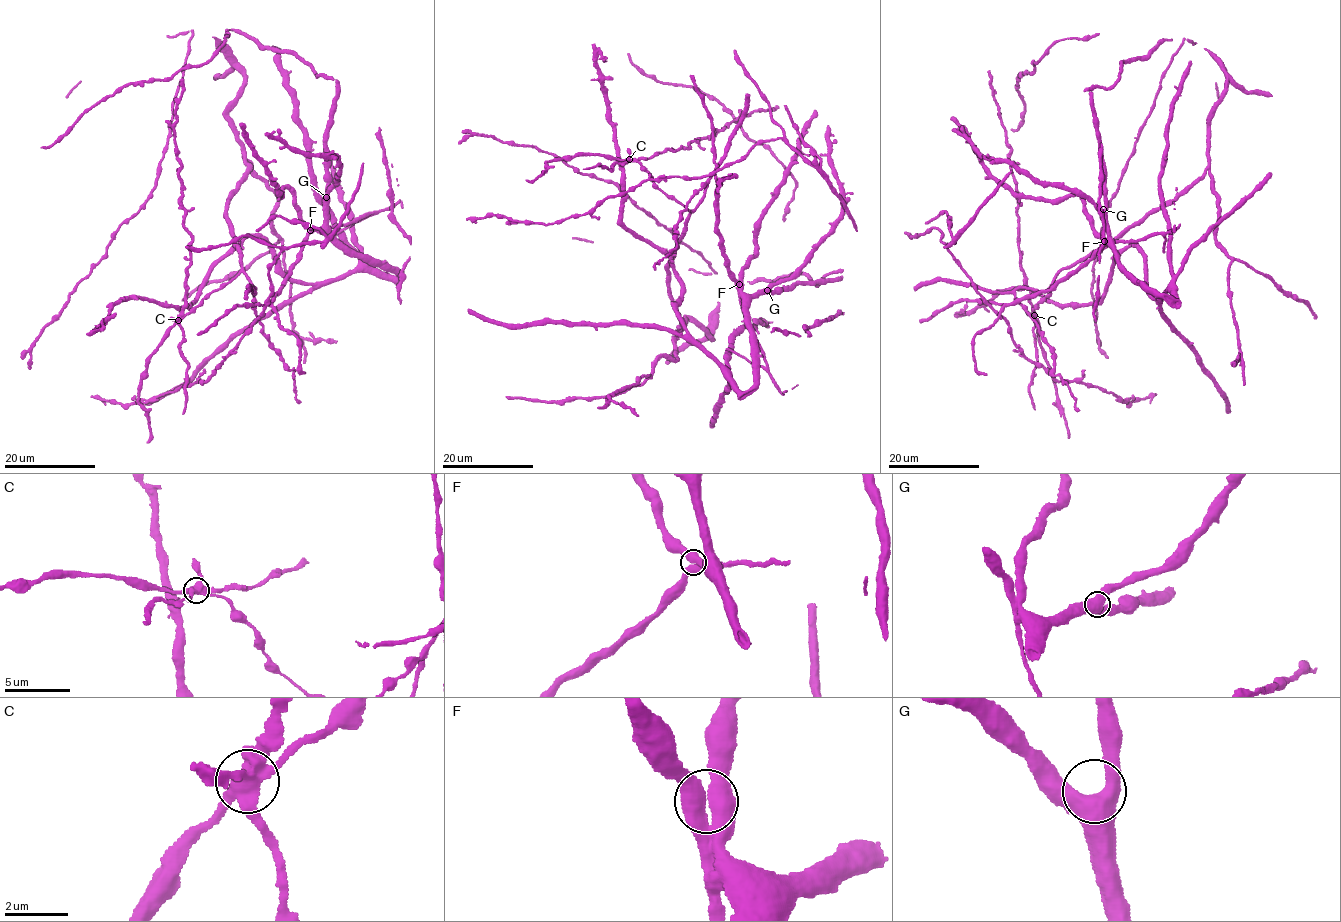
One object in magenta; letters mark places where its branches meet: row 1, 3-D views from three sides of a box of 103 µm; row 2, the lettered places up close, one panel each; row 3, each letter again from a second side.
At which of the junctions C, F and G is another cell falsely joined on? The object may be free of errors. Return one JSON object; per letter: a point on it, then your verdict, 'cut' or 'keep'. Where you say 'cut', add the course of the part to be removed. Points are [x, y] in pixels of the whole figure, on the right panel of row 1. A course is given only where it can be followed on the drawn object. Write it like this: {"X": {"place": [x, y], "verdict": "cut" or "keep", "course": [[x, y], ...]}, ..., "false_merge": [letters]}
{"C": {"place": [1034, 315], "verdict": "cut", "course": [[1034, 315], [1030, 289], [1020, 266], [1017, 189], [1010, 161], [1010, 146], [993, 98], [989, 70]]}, "F": {"place": [1104, 241], "verdict": "keep"}, "G": {"place": [1103, 209], "verdict": "keep"}, "false_merge": ["C"]}

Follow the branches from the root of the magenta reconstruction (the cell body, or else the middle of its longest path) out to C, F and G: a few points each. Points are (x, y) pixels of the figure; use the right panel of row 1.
C: (1134, 247), (1129, 245), (1116, 251), (1111, 243), (1107, 243), (1059, 271), (1049, 293), (1035, 304), (1034, 315)
F: (1134, 247), (1141, 253), (1148, 292), (1160, 300), (1170, 292), (1174, 300), (1146, 292), (1127, 278), (1104, 241)
G: (1134, 247), (1141, 253), (1148, 292), (1160, 300), (1170, 292), (1174, 300), (1146, 292), (1127, 278), (1103, 209)

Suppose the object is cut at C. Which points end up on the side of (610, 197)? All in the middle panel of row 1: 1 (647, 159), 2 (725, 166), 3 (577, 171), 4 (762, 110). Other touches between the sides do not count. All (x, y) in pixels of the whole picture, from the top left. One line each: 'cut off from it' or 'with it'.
1: cut off from it
2: with it
3: with it
4: cut off from it

